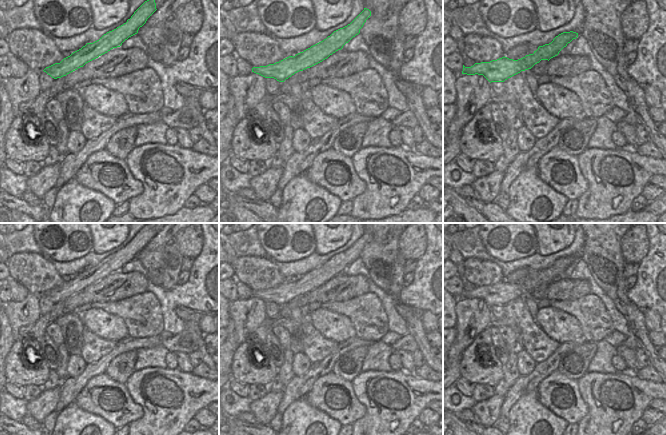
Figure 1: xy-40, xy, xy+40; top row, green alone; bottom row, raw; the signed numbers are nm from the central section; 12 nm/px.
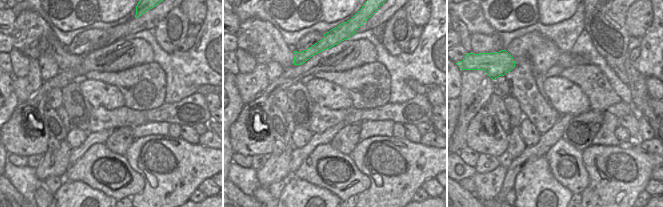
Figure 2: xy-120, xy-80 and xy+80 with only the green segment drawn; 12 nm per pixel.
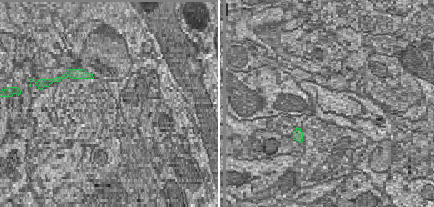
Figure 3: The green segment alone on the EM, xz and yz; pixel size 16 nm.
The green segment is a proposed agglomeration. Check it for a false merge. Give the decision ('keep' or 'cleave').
keep

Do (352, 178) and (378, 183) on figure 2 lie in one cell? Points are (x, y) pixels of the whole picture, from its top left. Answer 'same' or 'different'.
different

